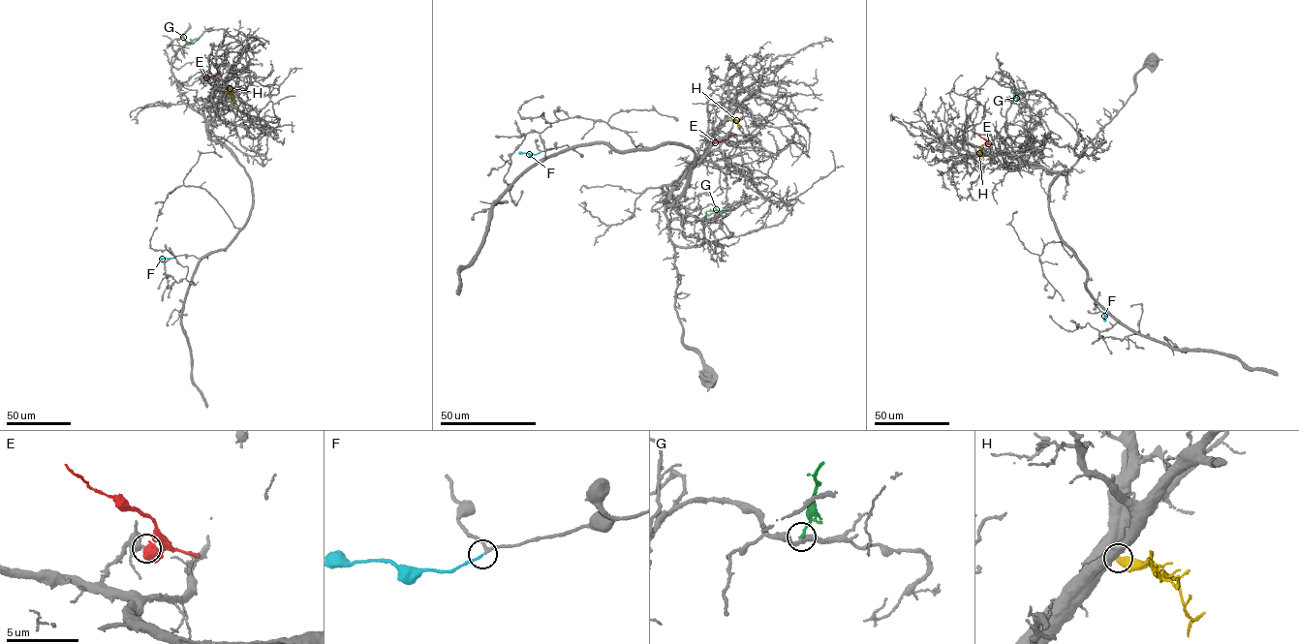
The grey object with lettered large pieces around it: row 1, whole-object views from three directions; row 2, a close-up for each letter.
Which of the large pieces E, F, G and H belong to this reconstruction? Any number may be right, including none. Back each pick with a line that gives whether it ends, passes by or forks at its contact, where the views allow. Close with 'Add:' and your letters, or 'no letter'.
F: It ends there
Add: F

